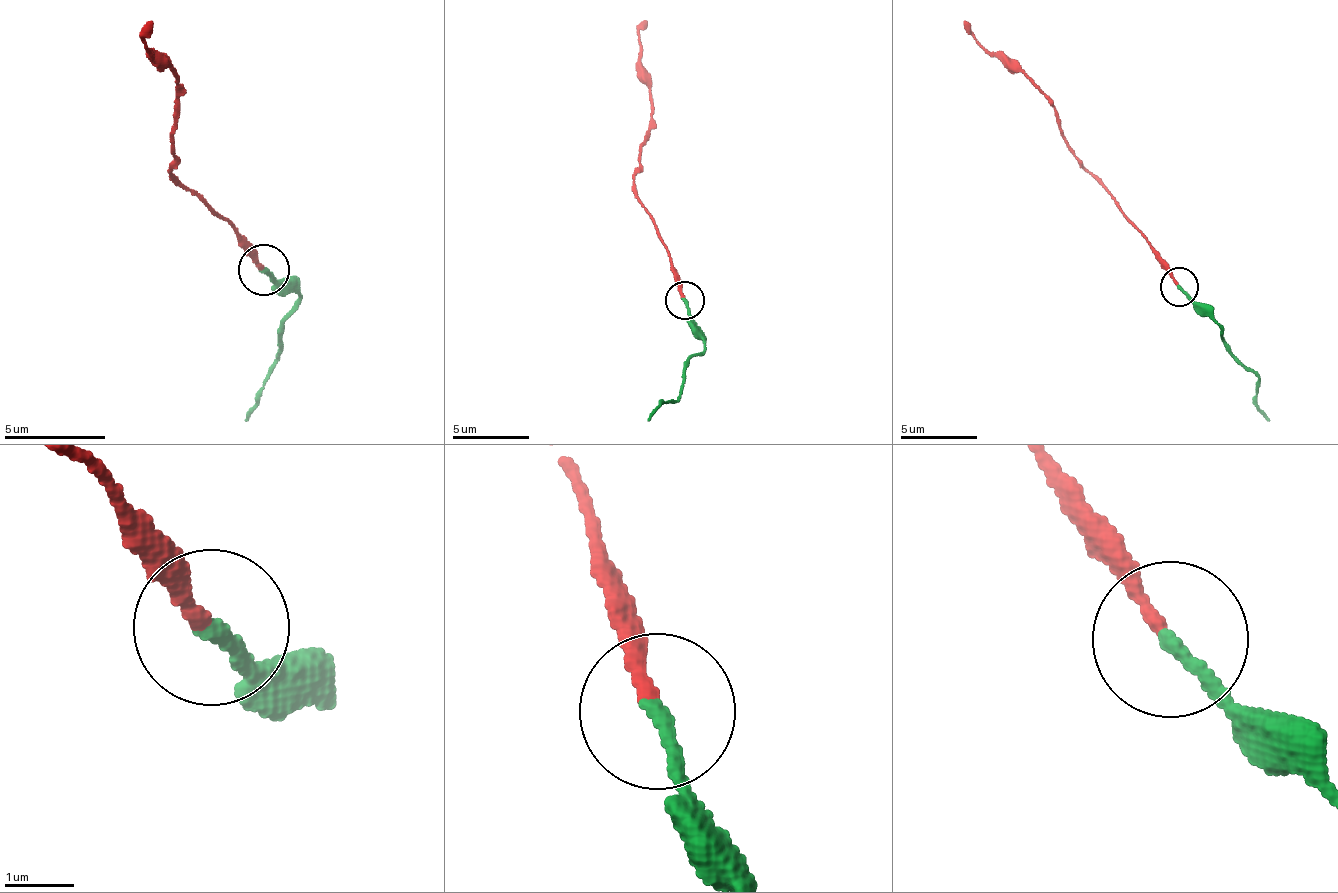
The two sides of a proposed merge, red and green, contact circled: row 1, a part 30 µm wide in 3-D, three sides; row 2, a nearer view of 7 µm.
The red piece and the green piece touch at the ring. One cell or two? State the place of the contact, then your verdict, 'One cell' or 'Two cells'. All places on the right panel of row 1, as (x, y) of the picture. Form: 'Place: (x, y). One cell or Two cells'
Place: (1179, 286). One cell

